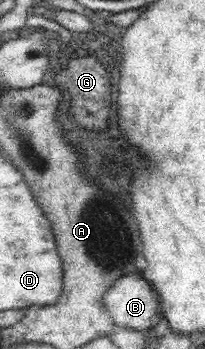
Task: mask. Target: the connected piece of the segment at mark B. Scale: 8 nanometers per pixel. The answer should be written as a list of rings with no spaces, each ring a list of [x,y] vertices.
[[[141,271],[115,279],[102,298],[114,330],[131,328],[150,333],[160,321],[158,295]]]

